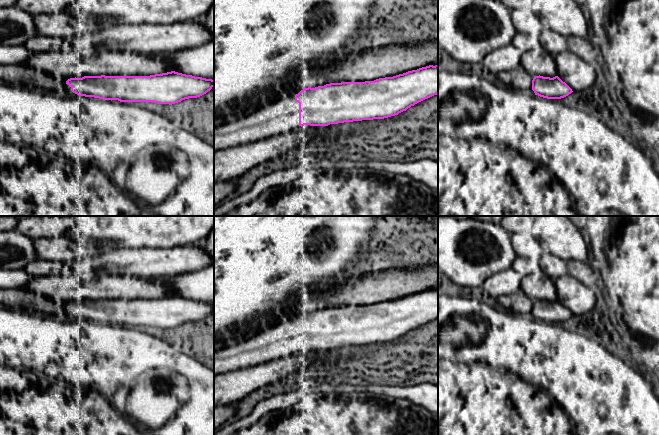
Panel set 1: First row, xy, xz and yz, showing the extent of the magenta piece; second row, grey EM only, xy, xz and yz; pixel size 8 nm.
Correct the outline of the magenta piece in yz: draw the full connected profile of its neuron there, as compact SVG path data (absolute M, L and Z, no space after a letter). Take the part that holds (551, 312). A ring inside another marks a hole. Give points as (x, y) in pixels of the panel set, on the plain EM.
M540 299L533 302L532 314L535 319L547 323L561 323L573 316L558 300L550 302Z

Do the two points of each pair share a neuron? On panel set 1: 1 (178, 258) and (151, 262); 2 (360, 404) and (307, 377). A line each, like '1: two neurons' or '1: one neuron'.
1: one neuron
2: two neurons

